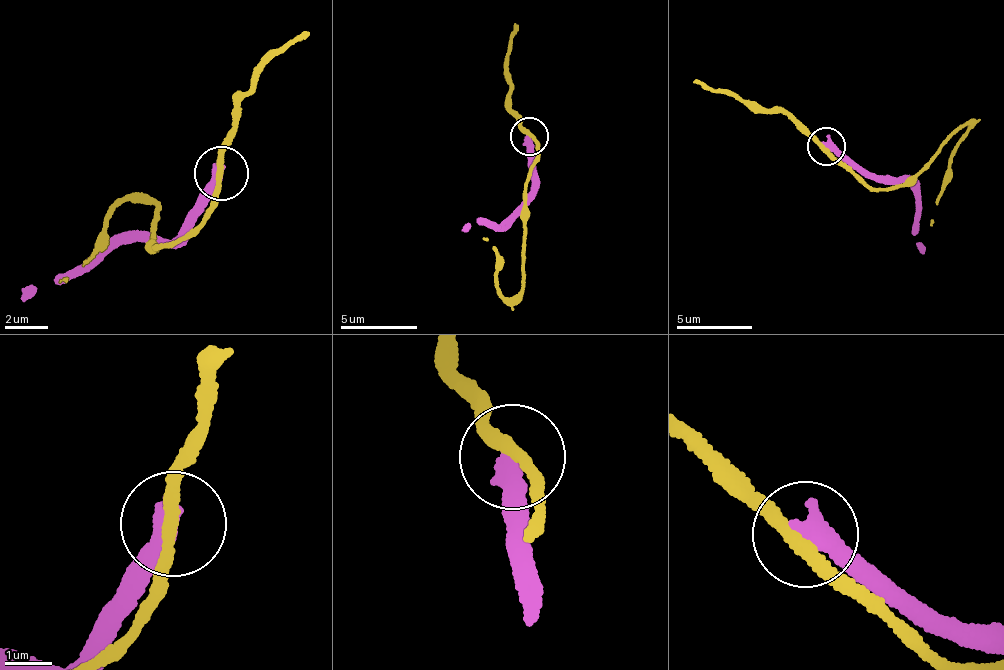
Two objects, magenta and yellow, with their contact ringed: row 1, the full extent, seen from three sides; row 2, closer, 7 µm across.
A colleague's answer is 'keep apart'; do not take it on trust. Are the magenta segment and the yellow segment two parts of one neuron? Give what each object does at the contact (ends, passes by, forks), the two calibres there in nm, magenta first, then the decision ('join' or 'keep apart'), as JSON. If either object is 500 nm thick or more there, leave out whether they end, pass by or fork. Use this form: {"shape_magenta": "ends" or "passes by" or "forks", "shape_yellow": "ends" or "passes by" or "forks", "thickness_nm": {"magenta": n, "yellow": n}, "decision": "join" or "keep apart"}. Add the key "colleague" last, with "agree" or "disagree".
{"shape_magenta": "ends", "shape_yellow": "passes by", "thickness_nm": {"magenta": 480, "yellow": 280}, "decision": "keep apart", "colleague": "agree"}

